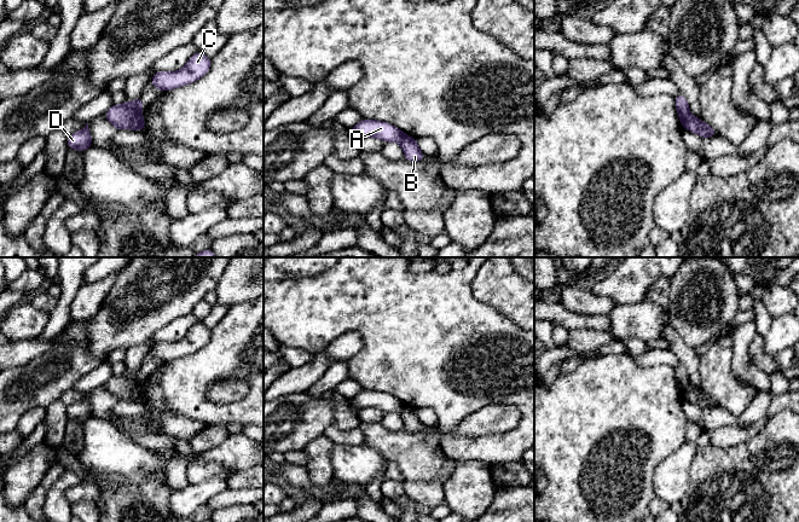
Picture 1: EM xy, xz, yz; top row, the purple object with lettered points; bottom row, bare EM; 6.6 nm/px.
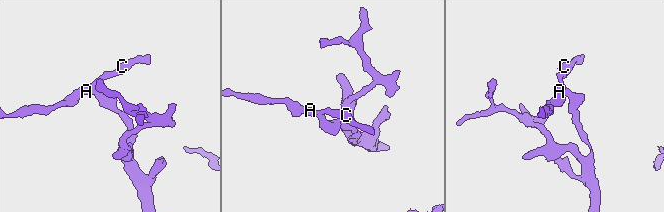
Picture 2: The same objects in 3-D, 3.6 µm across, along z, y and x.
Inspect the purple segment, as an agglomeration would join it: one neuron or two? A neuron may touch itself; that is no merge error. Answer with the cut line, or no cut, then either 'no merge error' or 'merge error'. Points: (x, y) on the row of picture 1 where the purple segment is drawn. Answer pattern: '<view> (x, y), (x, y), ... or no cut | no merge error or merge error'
xy (140, 111), (134, 116), (129, 128) | merge error

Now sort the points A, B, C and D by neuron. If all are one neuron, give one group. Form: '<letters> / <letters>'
A C D / B

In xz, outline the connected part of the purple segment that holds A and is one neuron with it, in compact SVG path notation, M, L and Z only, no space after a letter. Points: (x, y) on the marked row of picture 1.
M363 118L358 124L349 128L349 132L358 139L374 137L383 140L384 143L401 143L406 135L390 123L383 121L374 121L369 118Z

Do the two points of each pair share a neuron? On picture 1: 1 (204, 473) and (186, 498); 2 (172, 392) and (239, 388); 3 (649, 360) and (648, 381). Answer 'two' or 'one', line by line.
1: two
2: two
3: two

